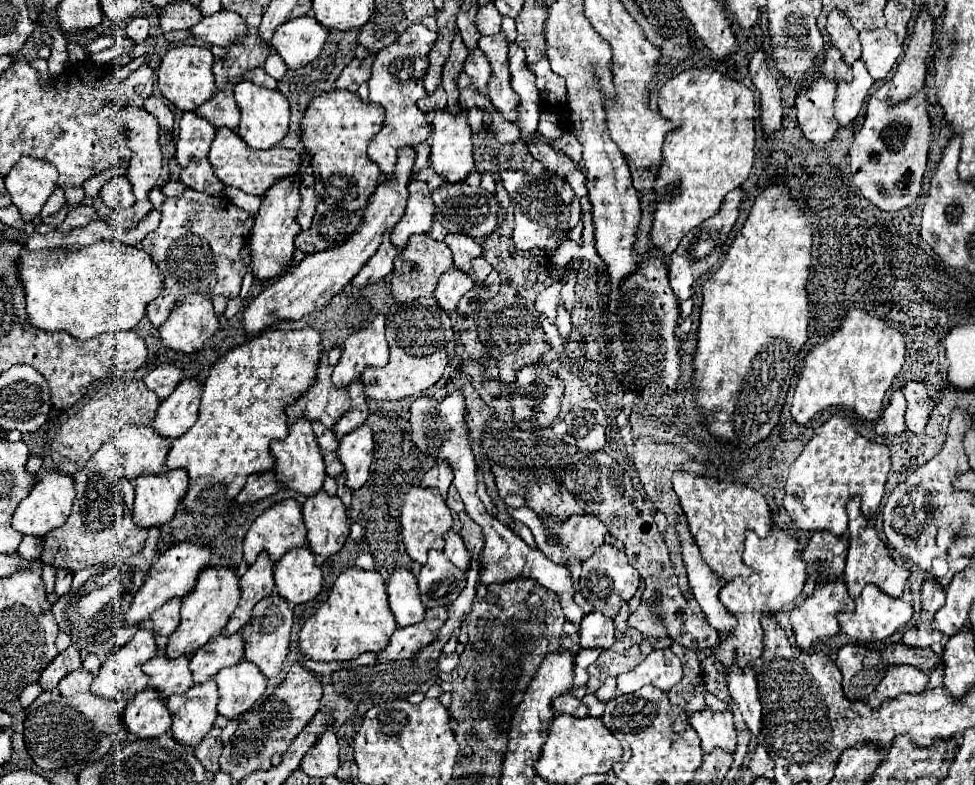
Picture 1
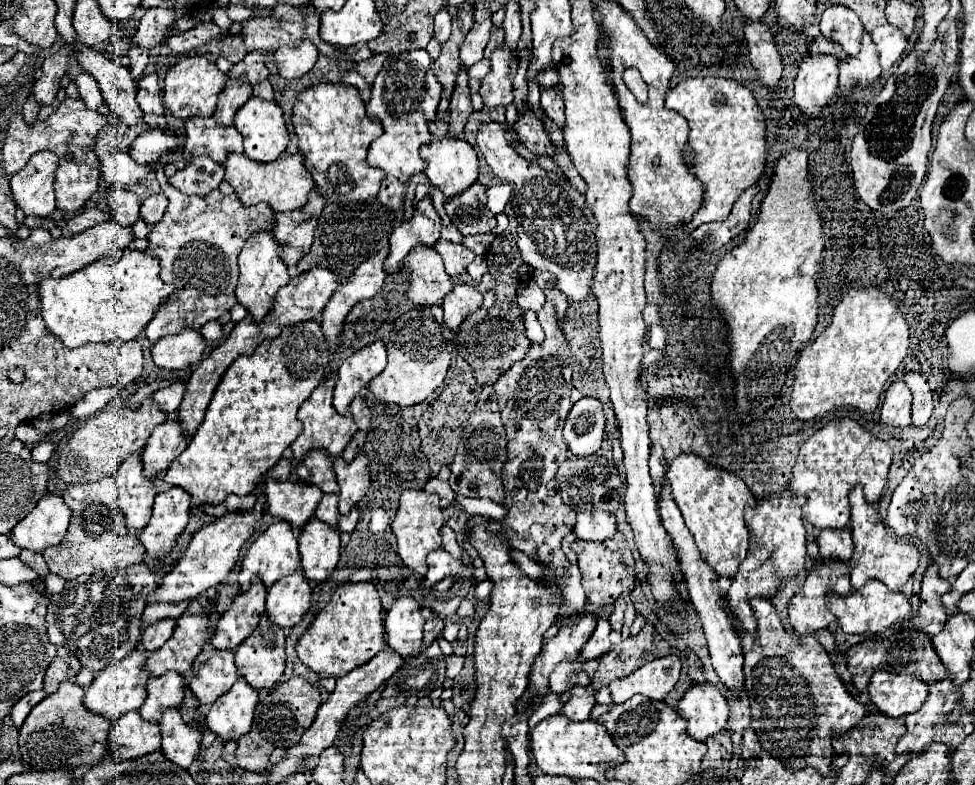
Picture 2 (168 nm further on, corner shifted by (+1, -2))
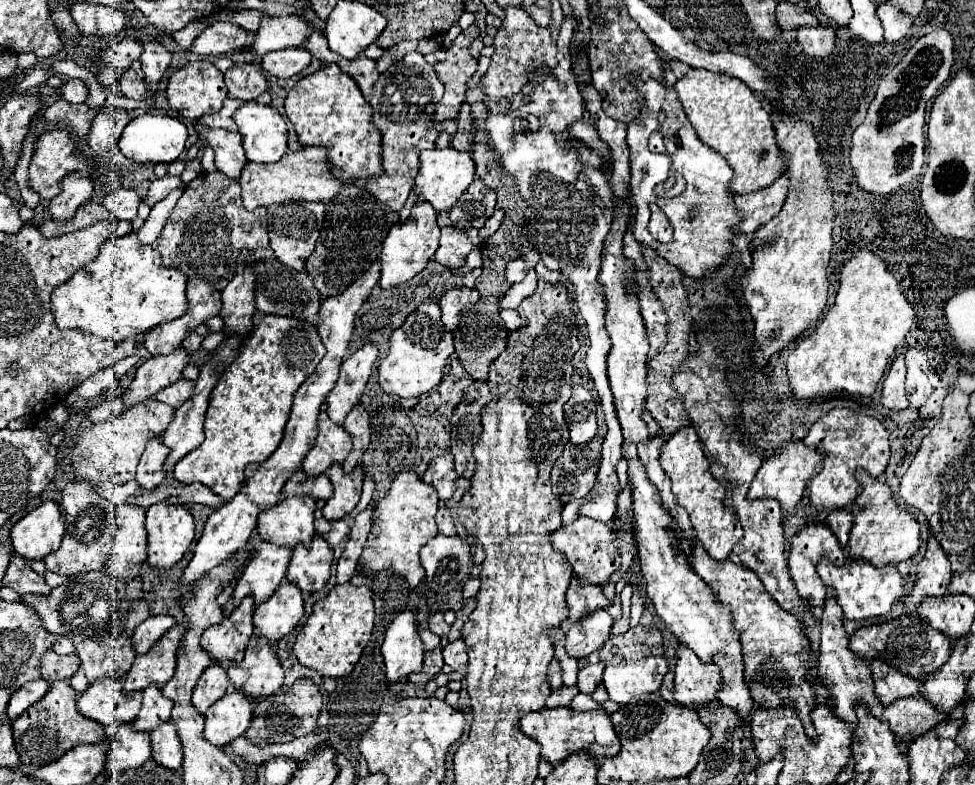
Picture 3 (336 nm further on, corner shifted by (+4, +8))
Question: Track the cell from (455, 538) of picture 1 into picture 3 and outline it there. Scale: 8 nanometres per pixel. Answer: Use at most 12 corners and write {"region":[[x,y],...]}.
{"region":[[439,507],[435,523],[439,533],[455,535],[455,525],[447,507]]}

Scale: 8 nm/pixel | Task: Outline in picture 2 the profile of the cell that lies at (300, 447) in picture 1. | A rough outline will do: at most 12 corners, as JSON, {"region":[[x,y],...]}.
{"region":[[266,481],[268,513],[302,529],[322,491]]}

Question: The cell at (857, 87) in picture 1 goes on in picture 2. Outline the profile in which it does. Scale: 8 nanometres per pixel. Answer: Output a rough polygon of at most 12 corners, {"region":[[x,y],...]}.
{"region":[[862,33],[856,57],[840,61],[840,89],[880,77],[878,51]]}

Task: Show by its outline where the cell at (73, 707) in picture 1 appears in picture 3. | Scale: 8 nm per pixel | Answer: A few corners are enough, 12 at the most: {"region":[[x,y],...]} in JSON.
{"region":[[67,681],[13,721],[21,763],[41,767],[103,741]]}

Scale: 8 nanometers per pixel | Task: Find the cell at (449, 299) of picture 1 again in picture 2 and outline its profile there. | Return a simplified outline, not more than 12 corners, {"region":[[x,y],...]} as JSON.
{"region":[[456,285],[444,297],[444,325],[460,323],[482,307],[474,285]]}

